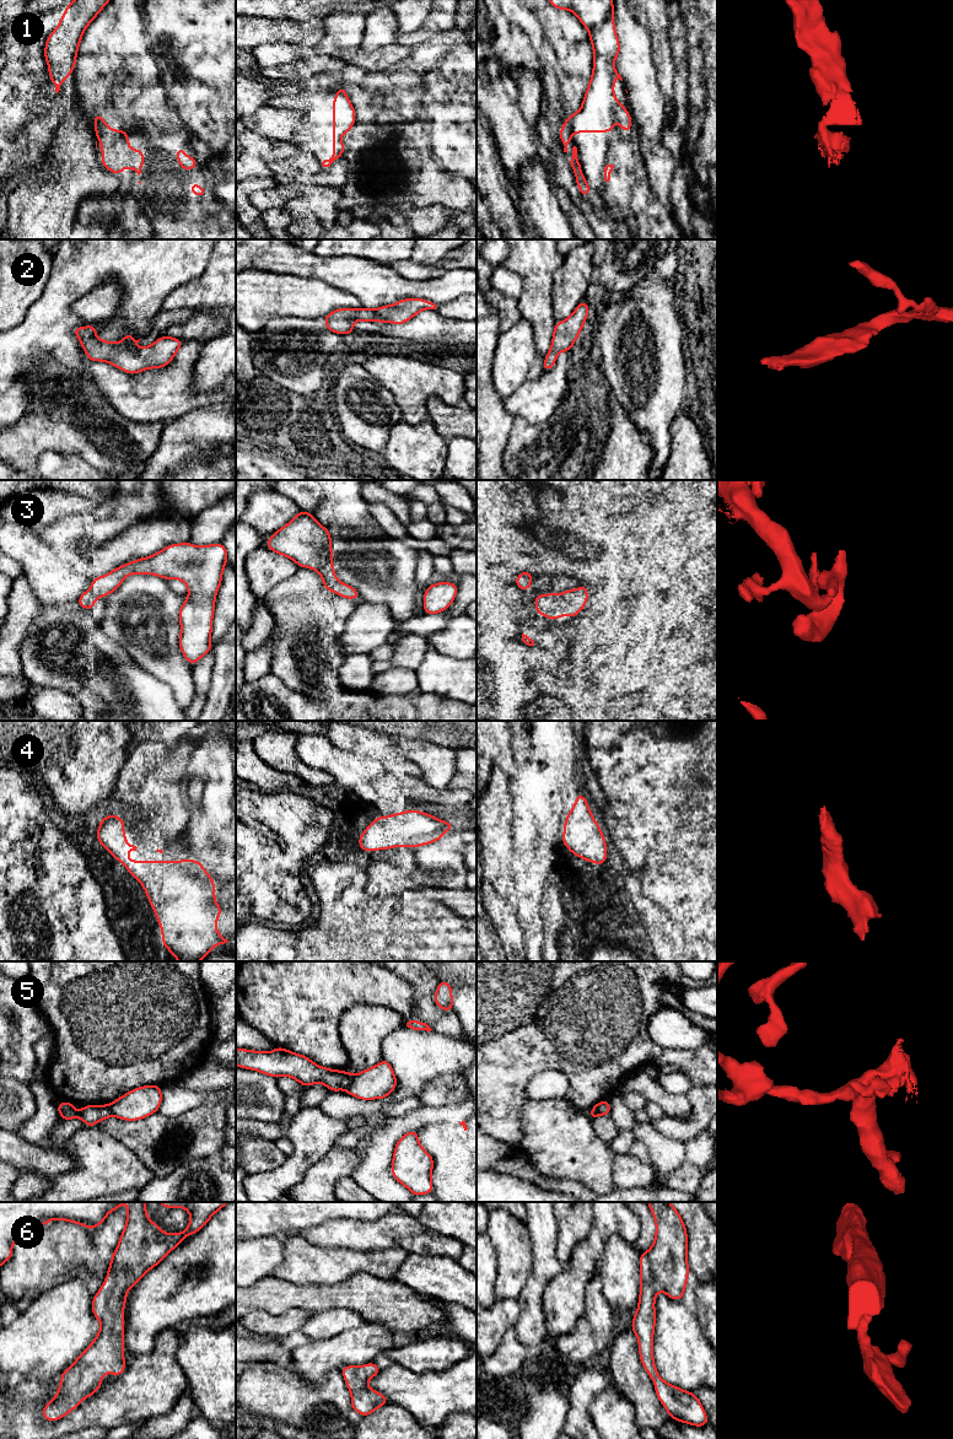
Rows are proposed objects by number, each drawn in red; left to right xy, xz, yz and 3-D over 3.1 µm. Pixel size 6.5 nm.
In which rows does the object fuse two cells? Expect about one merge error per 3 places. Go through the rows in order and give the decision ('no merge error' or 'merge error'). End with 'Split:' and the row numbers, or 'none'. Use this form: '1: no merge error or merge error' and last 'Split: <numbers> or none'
1: merge error
2: no merge error
3: no merge error
4: no merge error
5: merge error
6: no merge error
Split: 1, 5

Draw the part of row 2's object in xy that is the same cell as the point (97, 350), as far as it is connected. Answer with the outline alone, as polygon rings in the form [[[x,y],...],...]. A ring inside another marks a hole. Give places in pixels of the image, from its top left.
[[[95,323],[75,328],[74,334],[90,361],[109,362],[130,374],[167,366],[183,344],[181,339],[161,336],[152,345],[136,350],[135,346],[141,339],[134,340],[130,332],[122,343],[103,341],[96,336]]]

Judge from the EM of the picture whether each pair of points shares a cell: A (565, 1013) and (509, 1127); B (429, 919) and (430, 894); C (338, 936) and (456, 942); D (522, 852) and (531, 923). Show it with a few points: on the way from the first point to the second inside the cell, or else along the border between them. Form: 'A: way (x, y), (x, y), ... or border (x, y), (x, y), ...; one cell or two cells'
A: way (537, 1041), (509, 1070), (509, 1099); one cell
B: border (421, 896), (436, 900), (456, 914); two cells
C: way (367, 942), (426, 942); one cell
D: way (523, 869), (528, 874), (528, 906); one cell

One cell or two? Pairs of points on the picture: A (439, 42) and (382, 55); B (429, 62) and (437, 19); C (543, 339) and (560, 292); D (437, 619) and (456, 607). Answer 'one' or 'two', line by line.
A: two
B: two
C: two
D: one

